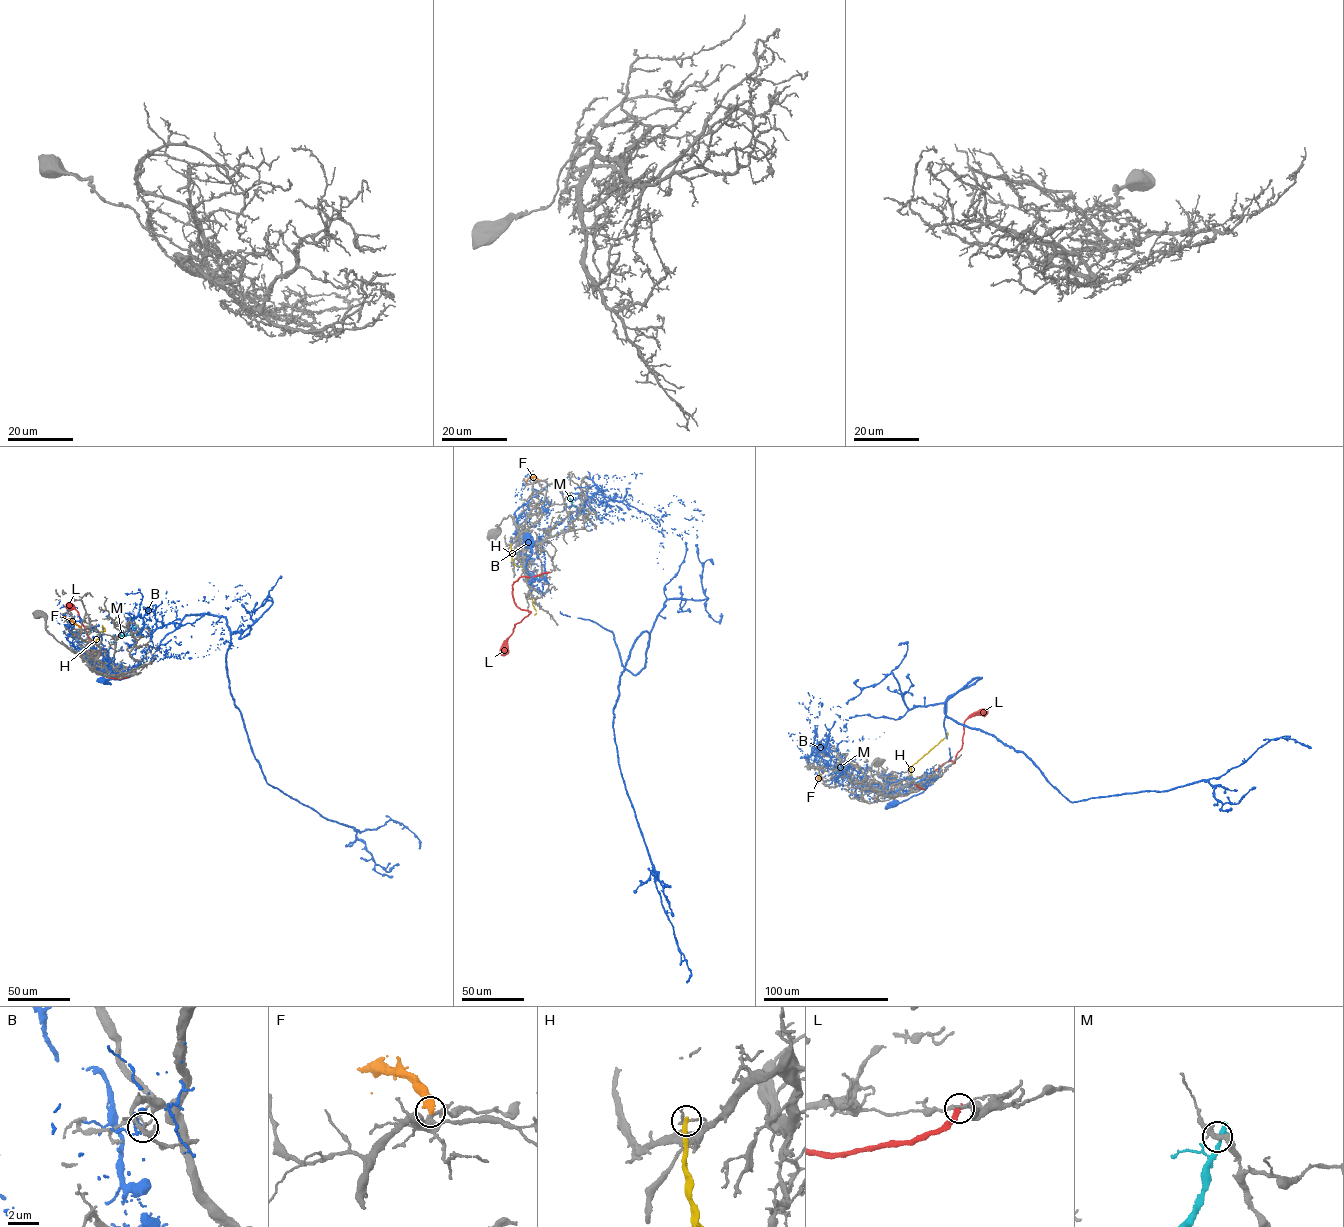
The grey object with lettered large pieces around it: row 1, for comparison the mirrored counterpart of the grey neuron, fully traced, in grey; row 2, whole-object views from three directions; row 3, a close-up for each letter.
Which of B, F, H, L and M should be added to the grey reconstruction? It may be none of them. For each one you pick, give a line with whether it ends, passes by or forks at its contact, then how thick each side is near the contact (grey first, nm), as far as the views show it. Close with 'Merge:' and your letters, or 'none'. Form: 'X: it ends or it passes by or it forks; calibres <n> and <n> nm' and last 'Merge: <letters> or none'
Merge: none

